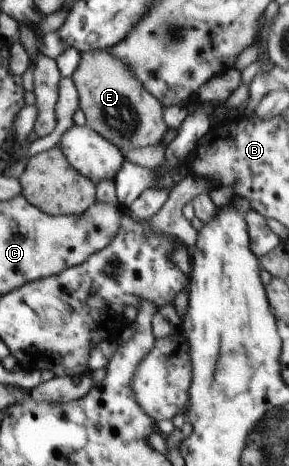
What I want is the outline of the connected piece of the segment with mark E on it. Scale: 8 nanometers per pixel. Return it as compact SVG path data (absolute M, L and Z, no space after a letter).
M108 49L80 53L80 61L72 76L80 98L80 109L86 116L86 125L101 133L107 140L116 144L125 154L130 148L148 147L159 144L169 131L163 118L164 106L136 79L129 65L113 56Z

